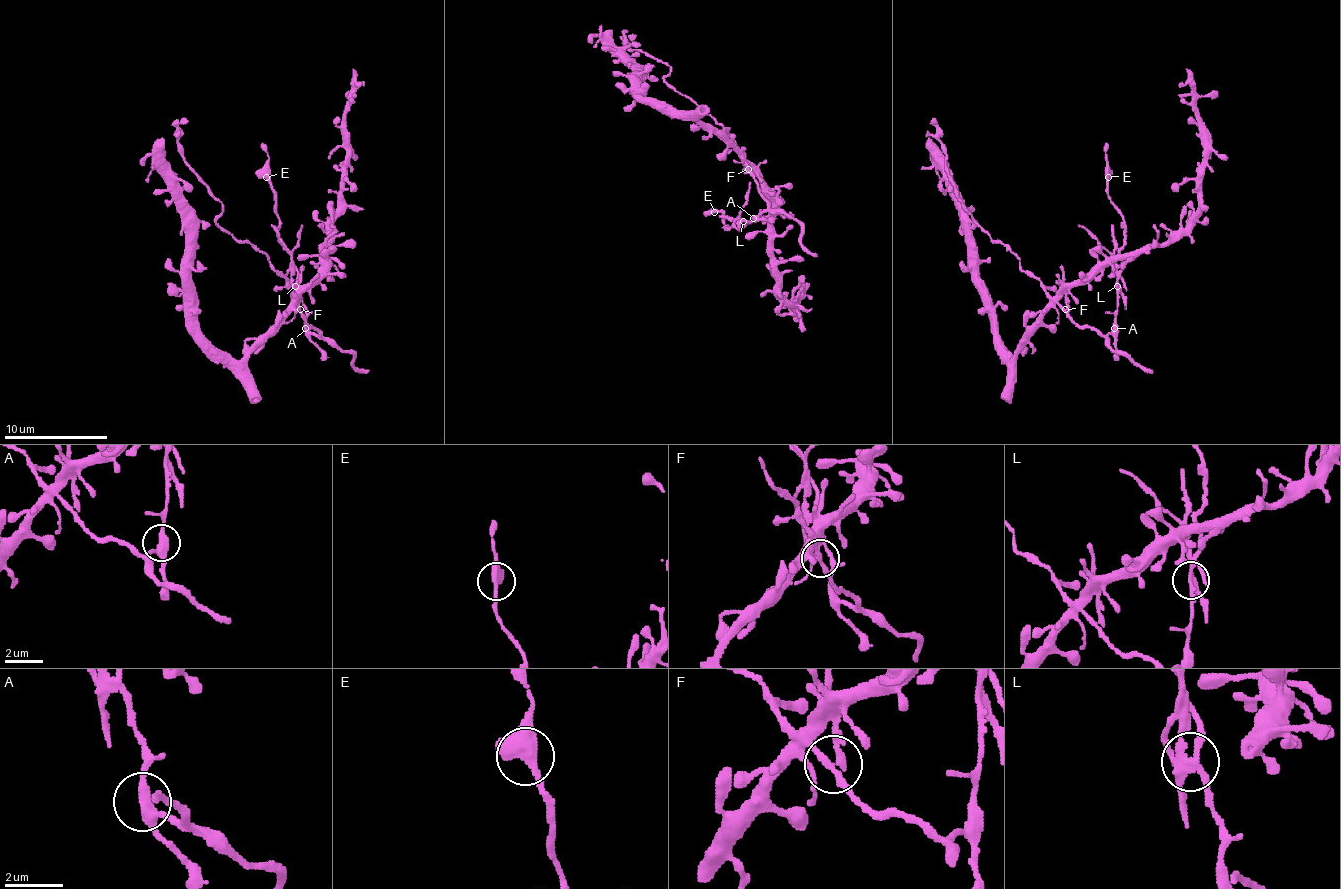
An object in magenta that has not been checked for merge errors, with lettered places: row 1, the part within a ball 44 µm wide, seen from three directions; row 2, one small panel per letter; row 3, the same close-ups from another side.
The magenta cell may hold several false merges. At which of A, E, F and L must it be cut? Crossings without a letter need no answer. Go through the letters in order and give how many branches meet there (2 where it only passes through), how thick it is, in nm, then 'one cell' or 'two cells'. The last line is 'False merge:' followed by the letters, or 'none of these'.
A: branches 3; calibre 300 nm; one cell
E: branches 2; calibre 460 nm; one cell
F: branches 3; calibre 240 nm; one cell
L: branches 3; calibre 240 nm; two cells
False merge: L

